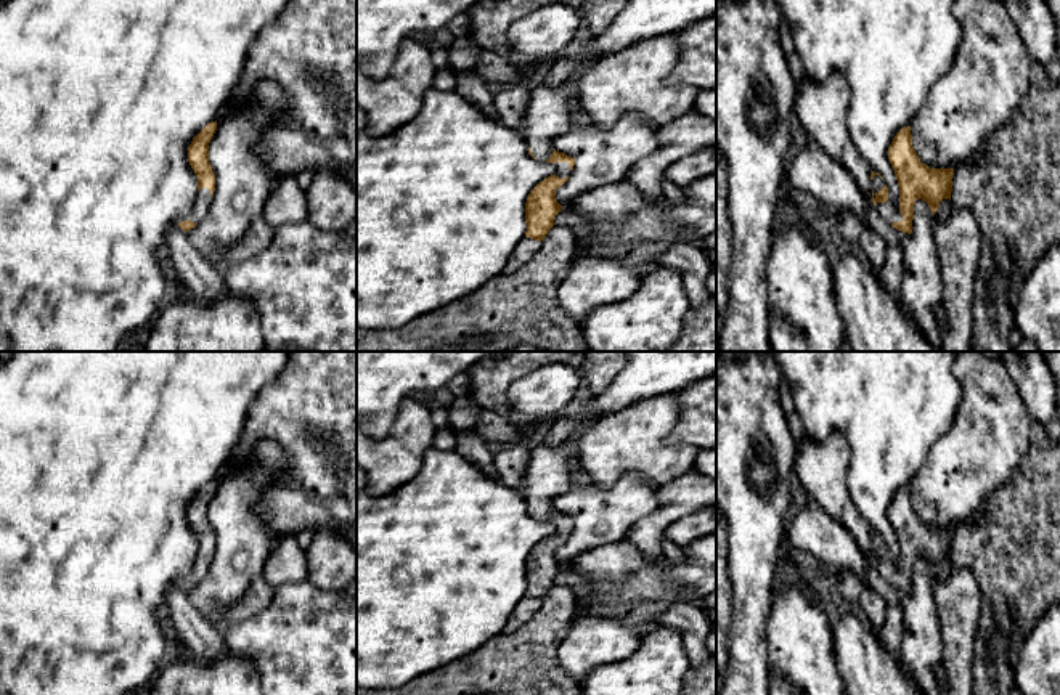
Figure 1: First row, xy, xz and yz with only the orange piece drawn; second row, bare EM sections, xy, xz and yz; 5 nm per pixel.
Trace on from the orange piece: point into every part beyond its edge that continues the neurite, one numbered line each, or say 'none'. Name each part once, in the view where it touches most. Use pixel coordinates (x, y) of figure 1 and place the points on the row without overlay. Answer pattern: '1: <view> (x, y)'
1: yz (890, 570)

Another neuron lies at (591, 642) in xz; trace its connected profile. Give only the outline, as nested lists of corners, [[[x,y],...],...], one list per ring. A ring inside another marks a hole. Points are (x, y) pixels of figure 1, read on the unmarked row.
[[[607,618],[573,621],[557,648],[561,668],[577,682],[599,666],[626,660],[641,644],[628,626]]]

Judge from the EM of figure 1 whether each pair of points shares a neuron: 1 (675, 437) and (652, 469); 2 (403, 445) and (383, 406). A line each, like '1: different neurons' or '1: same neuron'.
1: different neurons
2: different neurons

